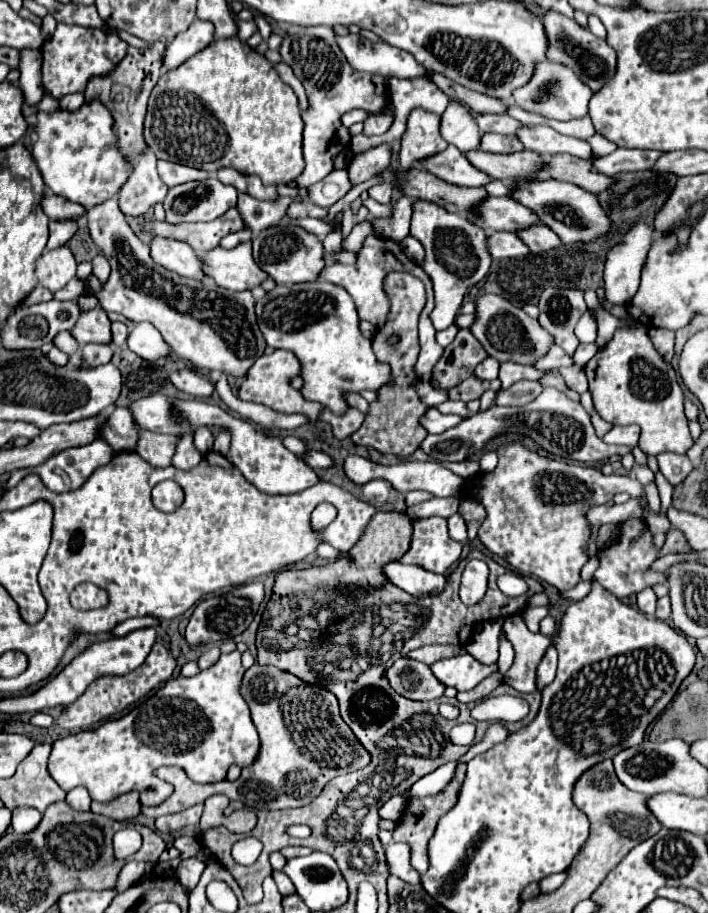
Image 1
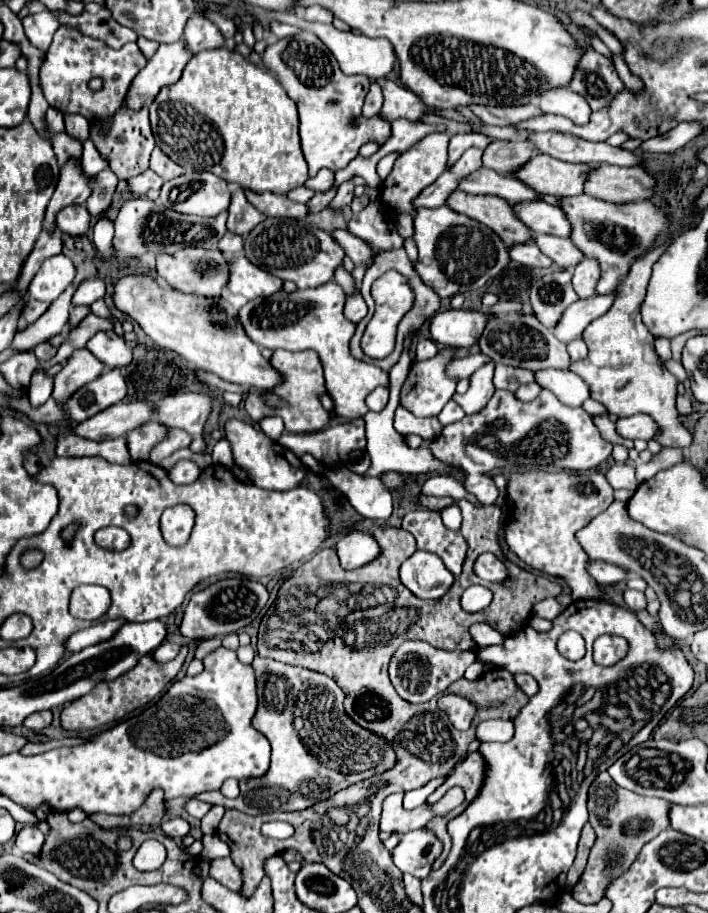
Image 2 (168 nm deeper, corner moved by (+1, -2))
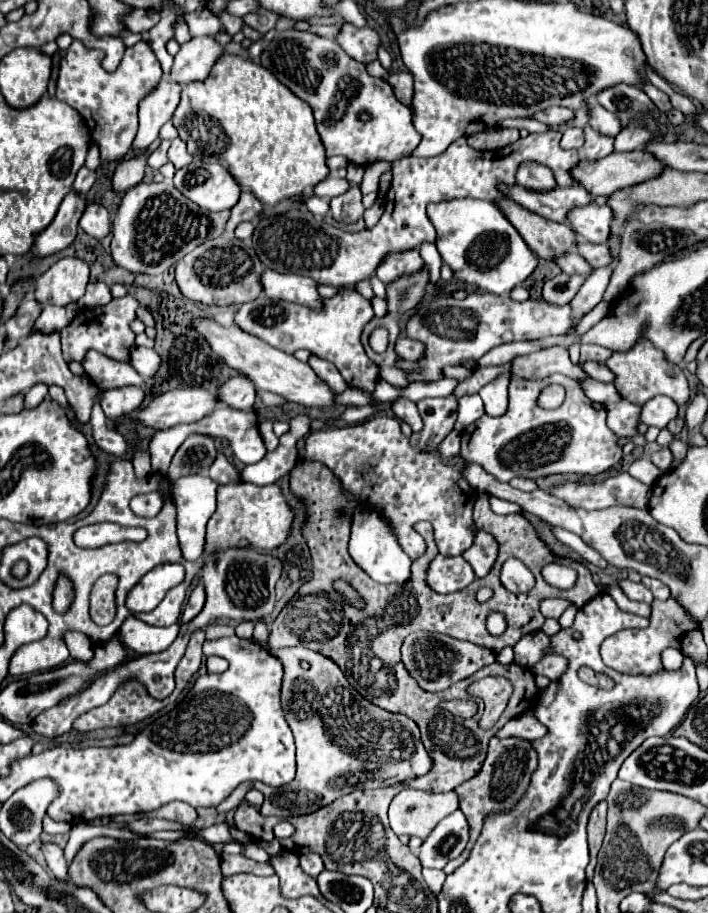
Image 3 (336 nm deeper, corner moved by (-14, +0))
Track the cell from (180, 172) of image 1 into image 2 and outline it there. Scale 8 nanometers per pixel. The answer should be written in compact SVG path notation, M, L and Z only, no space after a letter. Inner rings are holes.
M154 148L152 158L150 158L150 168L164 180L172 180L172 178L178 178L180 174L184 174L184 168L180 168L176 162L172 162L164 152L160 152L160 148Z

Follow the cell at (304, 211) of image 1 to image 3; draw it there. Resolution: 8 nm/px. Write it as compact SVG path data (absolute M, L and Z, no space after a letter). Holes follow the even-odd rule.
M348 163L346 169L347 169L346 176L347 180L349 180L352 186L359 187L364 175L365 170L364 166Z

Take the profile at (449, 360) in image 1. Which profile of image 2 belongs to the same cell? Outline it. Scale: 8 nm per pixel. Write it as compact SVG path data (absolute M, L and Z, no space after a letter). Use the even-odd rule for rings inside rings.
M442 346L434 358L414 362L402 386L400 404L412 410L416 416L438 416L438 412L456 392L458 378L448 378L446 374L452 360L454 350Z

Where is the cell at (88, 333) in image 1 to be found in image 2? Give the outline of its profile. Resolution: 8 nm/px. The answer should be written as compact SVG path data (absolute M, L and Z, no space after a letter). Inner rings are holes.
M96 332L86 348L110 368L124 368L132 360L132 350L116 332Z

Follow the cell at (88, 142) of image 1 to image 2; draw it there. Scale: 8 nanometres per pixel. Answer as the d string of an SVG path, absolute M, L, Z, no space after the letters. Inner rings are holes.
M70 158L60 168L60 178L54 196L46 208L46 220L52 224L50 230L54 230L54 216L60 212L60 208L66 208L70 204L86 204L86 200L92 194L92 186L90 186L92 178L94 176L84 174L78 158Z

